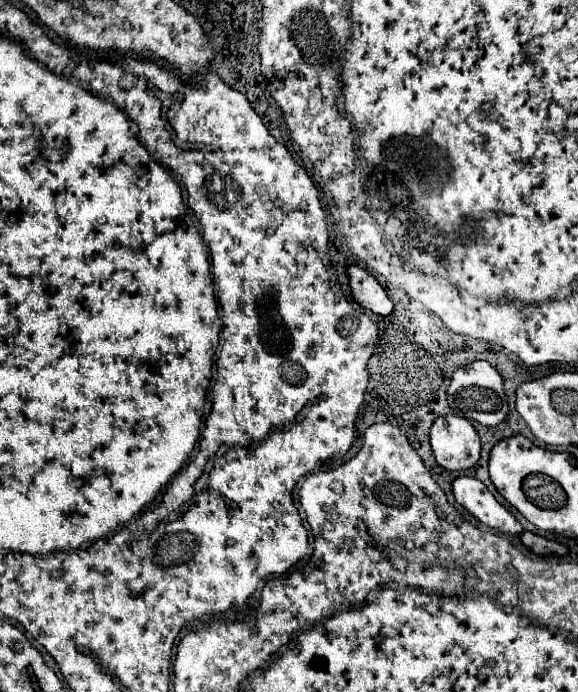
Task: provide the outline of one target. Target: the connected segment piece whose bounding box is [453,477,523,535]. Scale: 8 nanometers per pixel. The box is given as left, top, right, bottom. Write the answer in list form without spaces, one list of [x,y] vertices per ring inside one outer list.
[[[457,477],[453,481],[453,495],[475,519],[483,525],[507,535],[519,535],[521,523],[491,495],[491,491],[475,477]]]

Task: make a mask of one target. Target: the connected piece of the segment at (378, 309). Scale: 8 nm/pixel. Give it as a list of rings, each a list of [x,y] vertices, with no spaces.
[[[351,265],[347,273],[349,273],[351,293],[361,307],[377,315],[391,315],[393,301],[387,297],[385,289],[377,283],[377,279],[369,271],[365,271],[359,265]]]

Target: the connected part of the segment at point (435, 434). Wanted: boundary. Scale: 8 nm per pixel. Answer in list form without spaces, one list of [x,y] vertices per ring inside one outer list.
[[[441,415],[431,427],[435,461],[449,471],[467,471],[477,465],[481,439],[475,427],[459,415]]]

